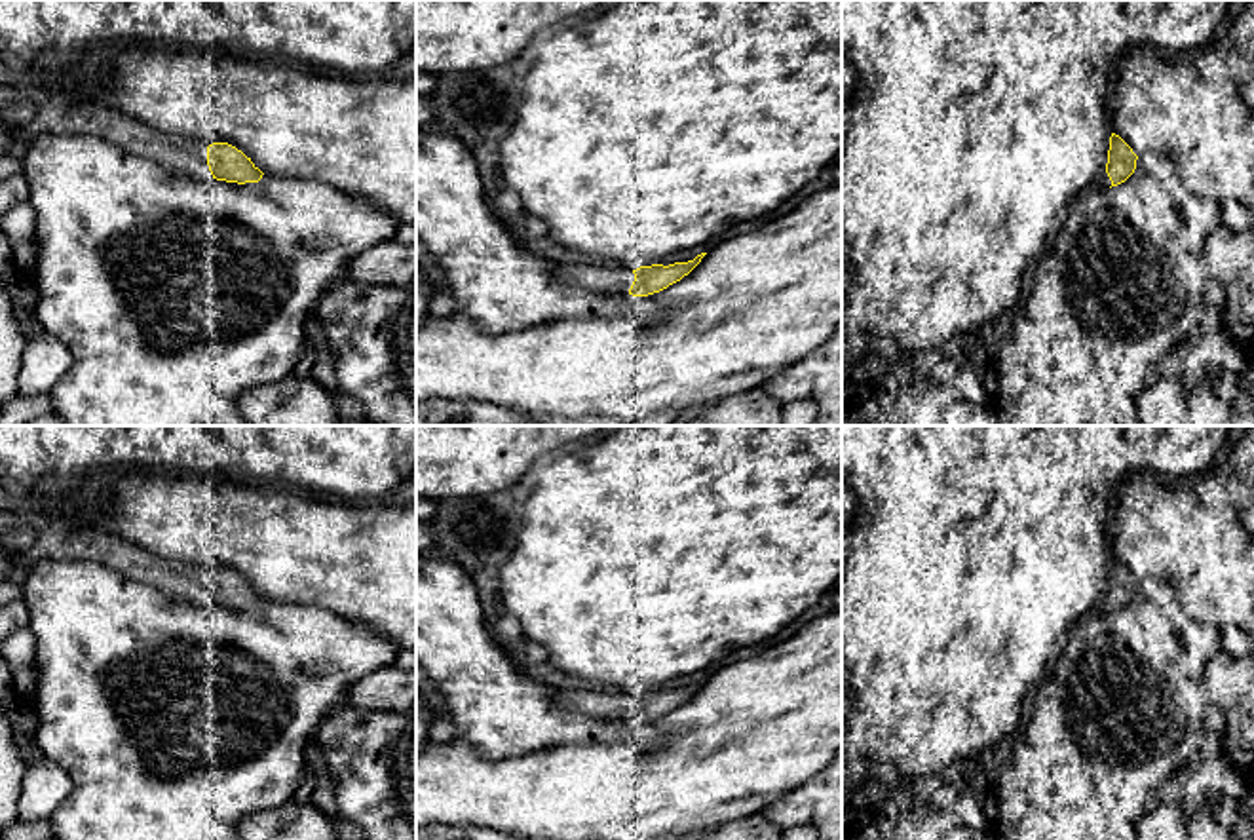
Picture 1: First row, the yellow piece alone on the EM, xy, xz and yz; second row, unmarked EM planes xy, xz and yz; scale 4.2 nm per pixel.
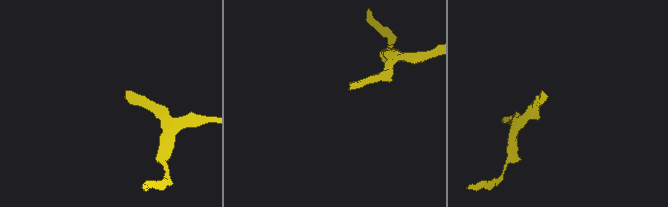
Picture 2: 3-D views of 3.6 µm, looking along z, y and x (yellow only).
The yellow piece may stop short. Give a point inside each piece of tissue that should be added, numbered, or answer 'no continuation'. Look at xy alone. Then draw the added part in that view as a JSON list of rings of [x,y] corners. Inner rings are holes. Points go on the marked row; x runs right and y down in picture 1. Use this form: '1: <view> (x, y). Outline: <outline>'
1: xy (56, 113). Outline: [[[0,84],[0,112],[11,105],[32,105],[36,116],[19,129],[10,129],[11,141],[30,143],[42,133],[87,133],[139,156],[156,160],[184,177],[209,182],[207,144],[162,133],[120,110],[78,101],[51,87],[13,87]]]

